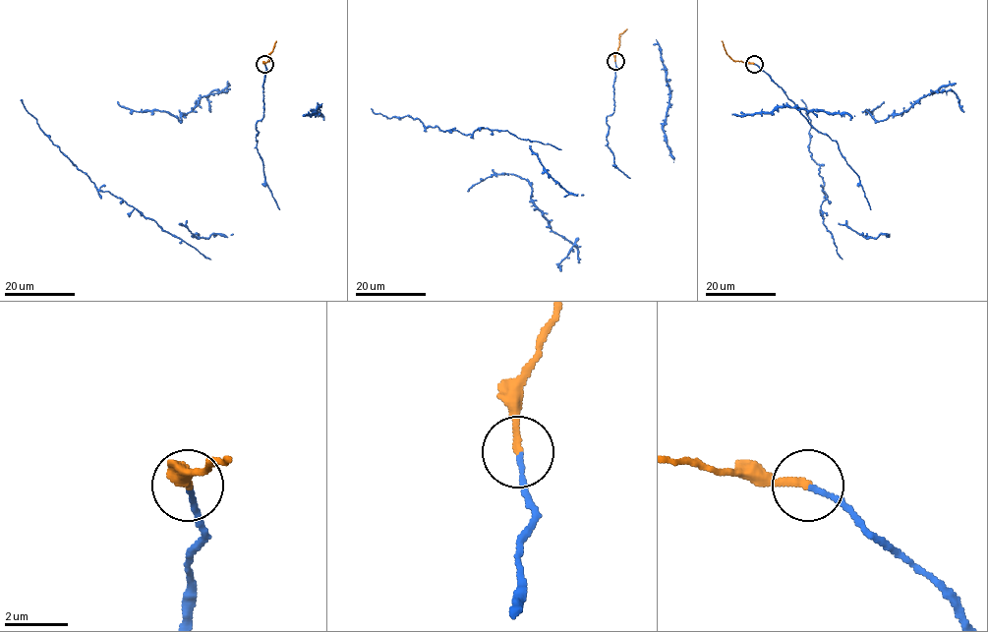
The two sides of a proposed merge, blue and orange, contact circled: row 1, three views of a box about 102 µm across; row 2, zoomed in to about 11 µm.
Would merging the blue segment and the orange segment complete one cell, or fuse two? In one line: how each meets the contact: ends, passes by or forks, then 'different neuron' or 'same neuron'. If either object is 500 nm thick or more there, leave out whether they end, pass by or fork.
blue ends | orange ends | same neuron

